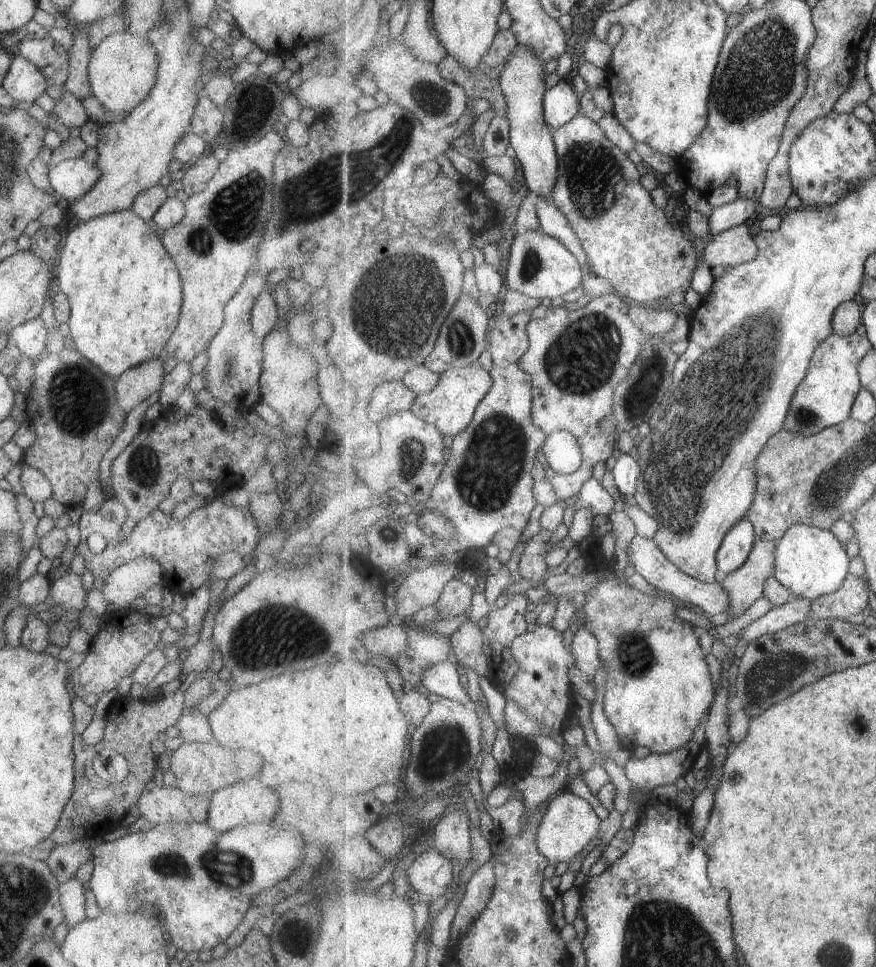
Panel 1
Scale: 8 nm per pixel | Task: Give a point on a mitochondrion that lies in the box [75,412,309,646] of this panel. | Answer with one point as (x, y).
(144, 466)

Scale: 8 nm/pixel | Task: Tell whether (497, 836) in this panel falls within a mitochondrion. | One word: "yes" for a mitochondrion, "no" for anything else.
no

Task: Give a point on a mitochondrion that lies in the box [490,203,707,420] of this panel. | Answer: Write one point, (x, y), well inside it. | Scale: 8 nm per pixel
(580, 360)

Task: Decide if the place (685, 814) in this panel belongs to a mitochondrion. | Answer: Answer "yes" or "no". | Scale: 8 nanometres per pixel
no

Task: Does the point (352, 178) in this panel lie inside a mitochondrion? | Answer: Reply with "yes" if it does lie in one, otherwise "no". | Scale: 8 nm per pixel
yes

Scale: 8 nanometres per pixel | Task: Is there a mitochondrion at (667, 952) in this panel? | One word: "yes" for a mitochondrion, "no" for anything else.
yes

